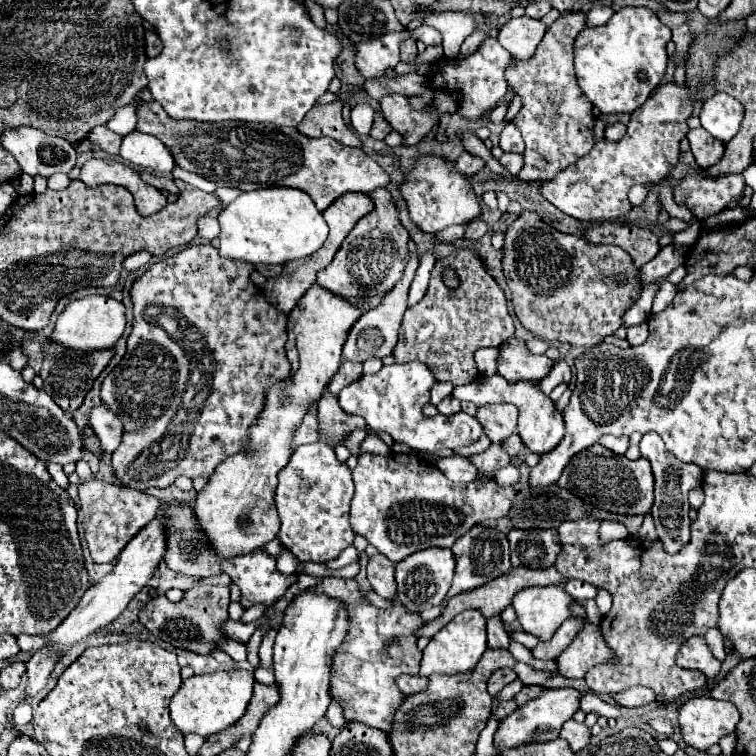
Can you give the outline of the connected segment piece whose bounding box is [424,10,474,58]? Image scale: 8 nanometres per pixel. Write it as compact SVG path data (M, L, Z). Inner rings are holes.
M472 10L464 12L438 12L436 20L426 20L424 24L434 26L444 36L444 54L446 58L456 58L466 36L474 32Z

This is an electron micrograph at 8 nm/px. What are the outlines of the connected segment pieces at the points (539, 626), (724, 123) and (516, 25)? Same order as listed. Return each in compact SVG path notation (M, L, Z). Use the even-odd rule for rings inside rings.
M562 586L526 588L512 600L522 630L540 642L550 640L560 624L572 616L572 604L574 598Z
M716 94L708 102L704 102L700 112L702 126L724 144L738 134L742 118L744 118L742 104L728 94Z
M528 16L512 18L500 30L502 46L514 58L520 58L520 60L528 60L528 56L534 56L536 46L544 38L544 34L546 34L546 26L542 24L542 20L528 18Z

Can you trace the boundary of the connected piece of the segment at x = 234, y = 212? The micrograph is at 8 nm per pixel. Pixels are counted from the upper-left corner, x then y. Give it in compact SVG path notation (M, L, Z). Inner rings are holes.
M266 188L242 192L232 204L222 208L220 216L220 254L234 256L250 264L284 264L296 258L308 258L322 248L328 228L322 212L296 188Z

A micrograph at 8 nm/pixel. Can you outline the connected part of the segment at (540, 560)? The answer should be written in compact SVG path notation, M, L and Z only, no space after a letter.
M510 530L508 542L512 550L512 566L548 568L560 552L556 530Z

